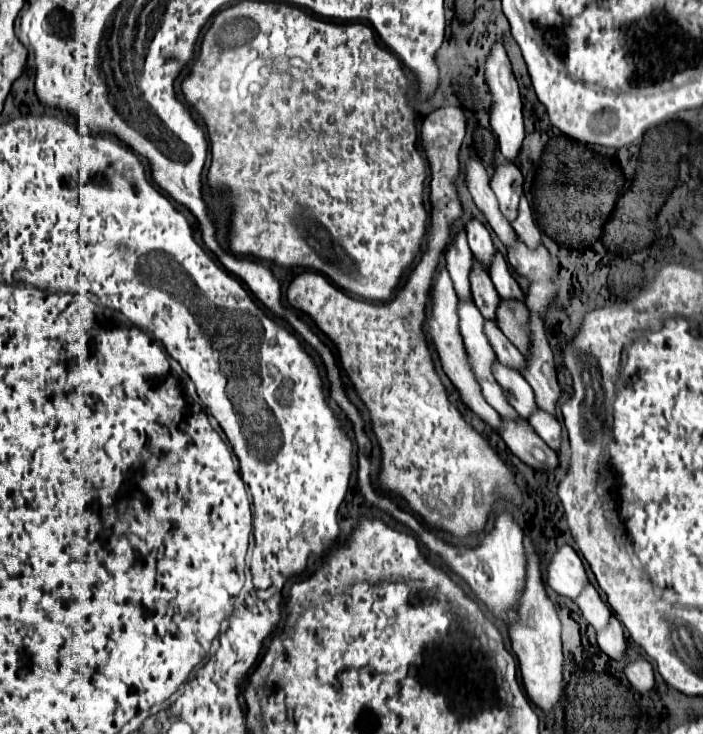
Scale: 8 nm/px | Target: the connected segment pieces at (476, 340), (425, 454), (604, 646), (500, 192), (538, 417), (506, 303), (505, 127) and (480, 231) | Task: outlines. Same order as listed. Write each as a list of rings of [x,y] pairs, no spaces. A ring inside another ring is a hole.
[[[459,299],[457,315],[459,315],[459,331],[461,331],[461,337],[463,337],[465,353],[469,357],[471,371],[481,385],[483,397],[503,417],[507,417],[507,419],[515,417],[517,413],[511,411],[511,405],[507,403],[503,389],[499,387],[499,383],[495,381],[495,377],[491,373],[495,353],[493,353],[493,349],[491,349],[491,345],[489,345],[489,341],[483,333],[483,321],[485,319],[477,311],[473,299]]]
[[[441,107],[429,113],[421,123],[421,147],[429,161],[431,169],[431,183],[429,183],[429,199],[431,199],[431,223],[427,229],[427,249],[421,255],[421,261],[409,273],[405,285],[393,295],[391,301],[385,303],[371,303],[363,299],[355,299],[345,295],[345,291],[321,273],[303,271],[299,273],[289,289],[287,301],[307,313],[317,327],[337,345],[341,369],[351,379],[353,387],[357,389],[359,397],[369,409],[371,425],[377,435],[377,441],[383,451],[383,469],[379,475],[379,483],[385,491],[399,493],[409,503],[411,511],[431,526],[434,530],[451,531],[457,537],[465,537],[469,533],[479,533],[485,527],[489,511],[501,500],[520,506],[522,495],[511,481],[511,473],[501,463],[497,453],[489,447],[489,443],[469,427],[461,413],[449,403],[447,391],[435,373],[427,341],[423,335],[423,319],[425,319],[425,305],[429,301],[429,289],[433,283],[435,269],[439,265],[439,257],[449,243],[449,225],[461,215],[461,203],[457,191],[453,187],[453,179],[459,173],[459,149],[465,137],[465,115],[459,107]]]
[[[611,615],[609,625],[603,631],[597,631],[597,643],[603,653],[607,653],[611,659],[623,659],[625,657],[625,637],[621,623],[615,615]]]
[[[509,161],[495,165],[491,175],[491,189],[495,191],[499,207],[507,217],[507,221],[513,221],[517,217],[519,195],[523,191],[523,175],[517,169],[517,165]]]
[[[537,407],[537,411],[531,413],[531,417],[527,419],[529,425],[537,431],[539,437],[543,437],[543,441],[551,447],[551,449],[559,449],[559,435],[561,435],[561,425],[557,423],[557,419],[543,411],[541,407]]]
[[[501,299],[499,301],[499,311],[495,313],[495,321],[499,325],[499,329],[503,331],[503,335],[507,335],[507,339],[511,339],[511,343],[515,343],[515,347],[523,353],[529,347],[529,331],[525,327],[527,319],[529,319],[529,311],[525,307],[523,301],[517,299]]]
[[[499,41],[493,43],[489,55],[485,57],[483,77],[485,77],[485,83],[489,85],[489,93],[491,93],[491,107],[489,107],[491,117],[489,117],[489,123],[491,123],[493,133],[497,135],[499,151],[503,153],[505,159],[515,161],[515,157],[521,151],[521,141],[525,137],[525,131],[523,131],[523,105],[521,105],[521,97],[519,97],[519,85],[517,85],[517,81],[513,77],[513,71],[511,71],[509,57],[507,57],[507,53],[505,53],[505,49],[503,49],[503,45]]]
[[[471,219],[467,225],[465,225],[465,231],[467,231],[467,239],[469,239],[469,247],[473,251],[473,255],[485,265],[489,267],[491,265],[491,257],[495,253],[495,247],[491,243],[491,235],[489,231],[485,229],[485,225],[477,219]]]

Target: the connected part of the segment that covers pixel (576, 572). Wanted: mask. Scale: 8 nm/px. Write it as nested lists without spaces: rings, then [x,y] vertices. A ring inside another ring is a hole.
[[[561,545],[547,563],[547,585],[559,595],[575,599],[585,583],[585,567],[577,551],[571,545]]]

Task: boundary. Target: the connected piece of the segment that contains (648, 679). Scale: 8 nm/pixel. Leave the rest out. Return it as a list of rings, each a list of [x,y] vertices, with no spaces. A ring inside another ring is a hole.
[[[639,657],[639,659],[629,659],[623,667],[625,677],[629,679],[629,683],[633,685],[633,689],[637,689],[639,693],[647,693],[653,689],[655,679],[653,679],[653,667],[647,659]]]

